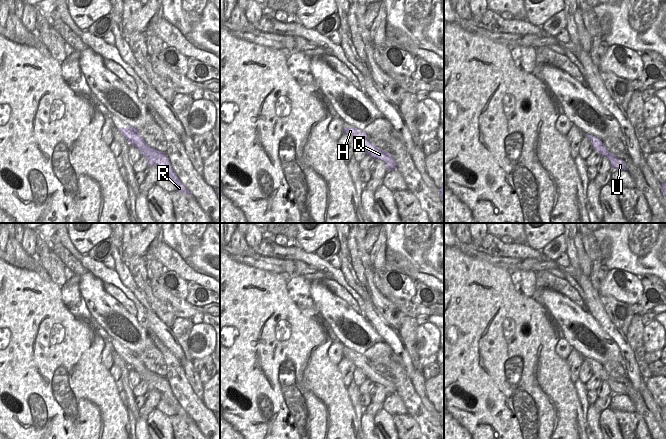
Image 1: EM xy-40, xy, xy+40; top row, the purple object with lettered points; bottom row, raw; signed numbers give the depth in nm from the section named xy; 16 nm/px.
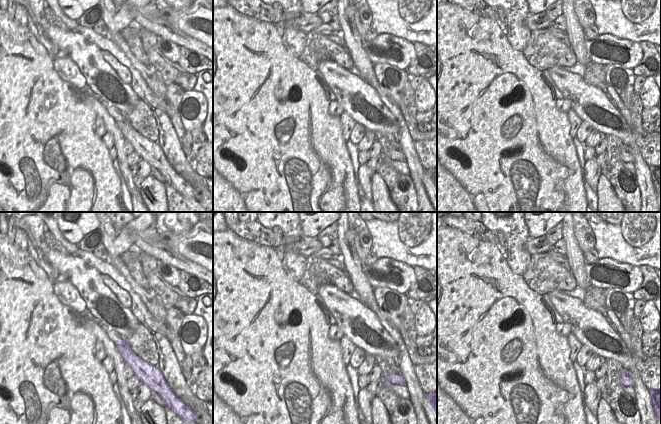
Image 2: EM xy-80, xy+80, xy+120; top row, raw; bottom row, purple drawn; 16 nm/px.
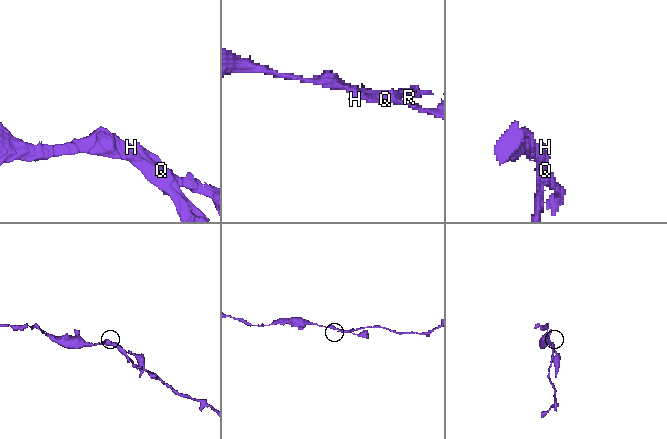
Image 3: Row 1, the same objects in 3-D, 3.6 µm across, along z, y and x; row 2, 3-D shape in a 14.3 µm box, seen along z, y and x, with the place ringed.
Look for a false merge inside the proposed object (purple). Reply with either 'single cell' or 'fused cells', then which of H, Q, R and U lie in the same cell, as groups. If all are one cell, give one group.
fused cells; groups H Q R / U

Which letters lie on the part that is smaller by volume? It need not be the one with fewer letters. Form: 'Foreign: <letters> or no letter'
Foreign: U

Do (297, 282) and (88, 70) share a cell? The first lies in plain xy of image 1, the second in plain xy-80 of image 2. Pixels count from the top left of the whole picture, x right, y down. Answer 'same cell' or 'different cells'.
different cells

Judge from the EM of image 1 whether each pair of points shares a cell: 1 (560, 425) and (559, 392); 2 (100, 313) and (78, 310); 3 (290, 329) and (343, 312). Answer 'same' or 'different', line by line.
1: same
2: different
3: different

